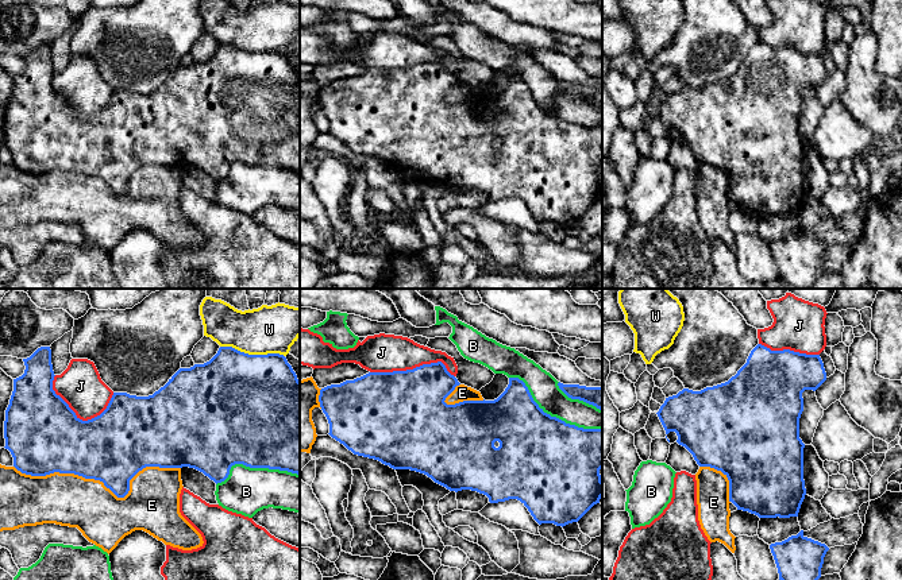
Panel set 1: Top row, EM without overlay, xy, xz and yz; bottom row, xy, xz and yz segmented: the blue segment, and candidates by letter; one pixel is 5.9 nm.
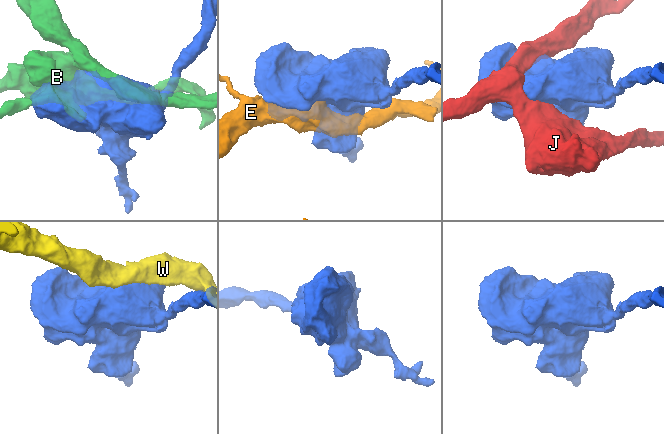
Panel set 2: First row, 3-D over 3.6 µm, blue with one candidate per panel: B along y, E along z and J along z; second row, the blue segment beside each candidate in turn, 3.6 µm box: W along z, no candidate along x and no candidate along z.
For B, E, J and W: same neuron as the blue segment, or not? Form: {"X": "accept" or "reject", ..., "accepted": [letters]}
{"B": "reject", "E": "reject", "J": "reject", "W": "reject", "accepted": []}

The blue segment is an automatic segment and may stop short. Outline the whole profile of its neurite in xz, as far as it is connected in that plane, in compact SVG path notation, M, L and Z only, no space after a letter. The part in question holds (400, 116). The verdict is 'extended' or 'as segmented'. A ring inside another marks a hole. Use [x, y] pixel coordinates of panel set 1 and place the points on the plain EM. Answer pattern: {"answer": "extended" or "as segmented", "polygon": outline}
{"answer": "as segmented", "polygon": "M442 59L423 62L413 67L393 70L369 70L354 78L346 78L340 82L331 82L320 88L319 100L329 121L329 134L343 142L354 152L374 156L393 167L410 167L427 173L435 181L450 189L471 187L483 192L490 201L505 200L509 197L520 198L531 210L533 217L541 221L554 221L566 224L578 220L594 202L602 196L602 178L600 167L602 166L602 127L583 127L564 119L551 115L533 98L528 85L519 76L509 76L505 89L494 98L463 98L455 103L447 103L446 96L460 81L451 73Z"}

